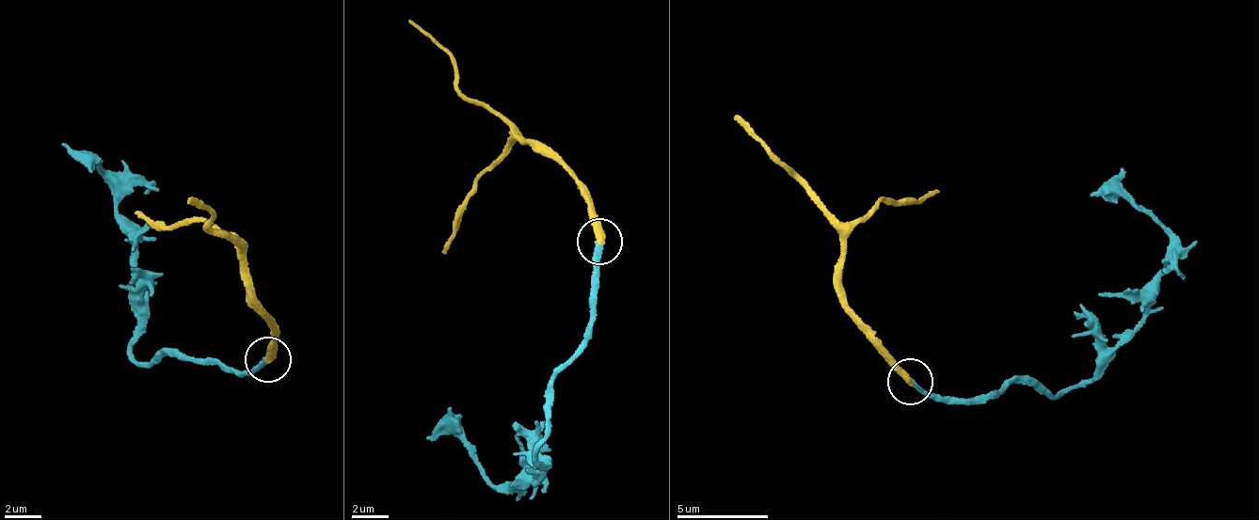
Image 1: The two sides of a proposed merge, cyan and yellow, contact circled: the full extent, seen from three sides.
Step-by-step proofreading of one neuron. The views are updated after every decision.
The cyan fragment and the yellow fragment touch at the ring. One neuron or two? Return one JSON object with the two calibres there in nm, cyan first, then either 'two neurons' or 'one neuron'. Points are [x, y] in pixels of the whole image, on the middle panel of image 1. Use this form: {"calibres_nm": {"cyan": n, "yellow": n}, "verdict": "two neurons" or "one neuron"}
{"calibres_nm": {"cyan": 280, "yellow": 400}, "verdict": "one neuron"}

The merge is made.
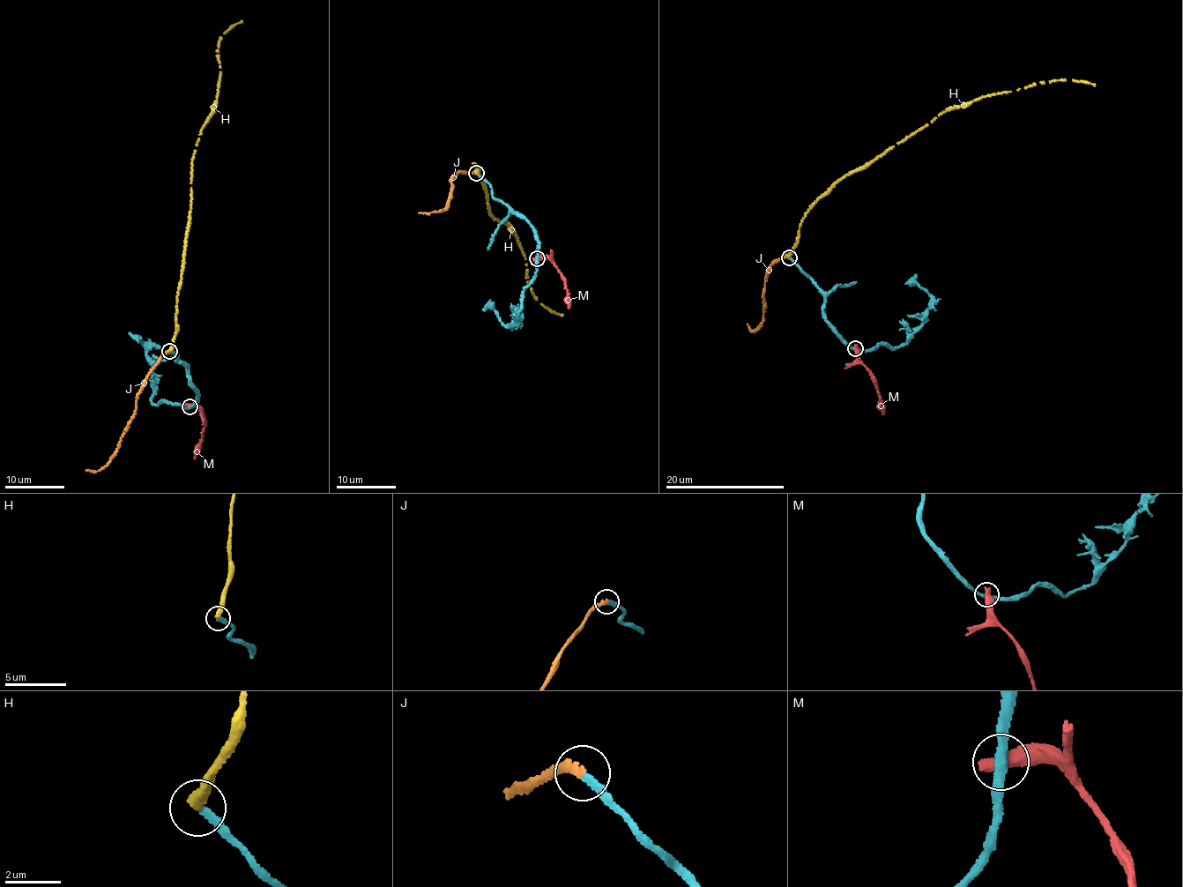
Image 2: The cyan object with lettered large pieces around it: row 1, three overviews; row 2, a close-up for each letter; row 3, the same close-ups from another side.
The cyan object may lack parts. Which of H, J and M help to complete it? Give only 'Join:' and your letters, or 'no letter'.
Join: J

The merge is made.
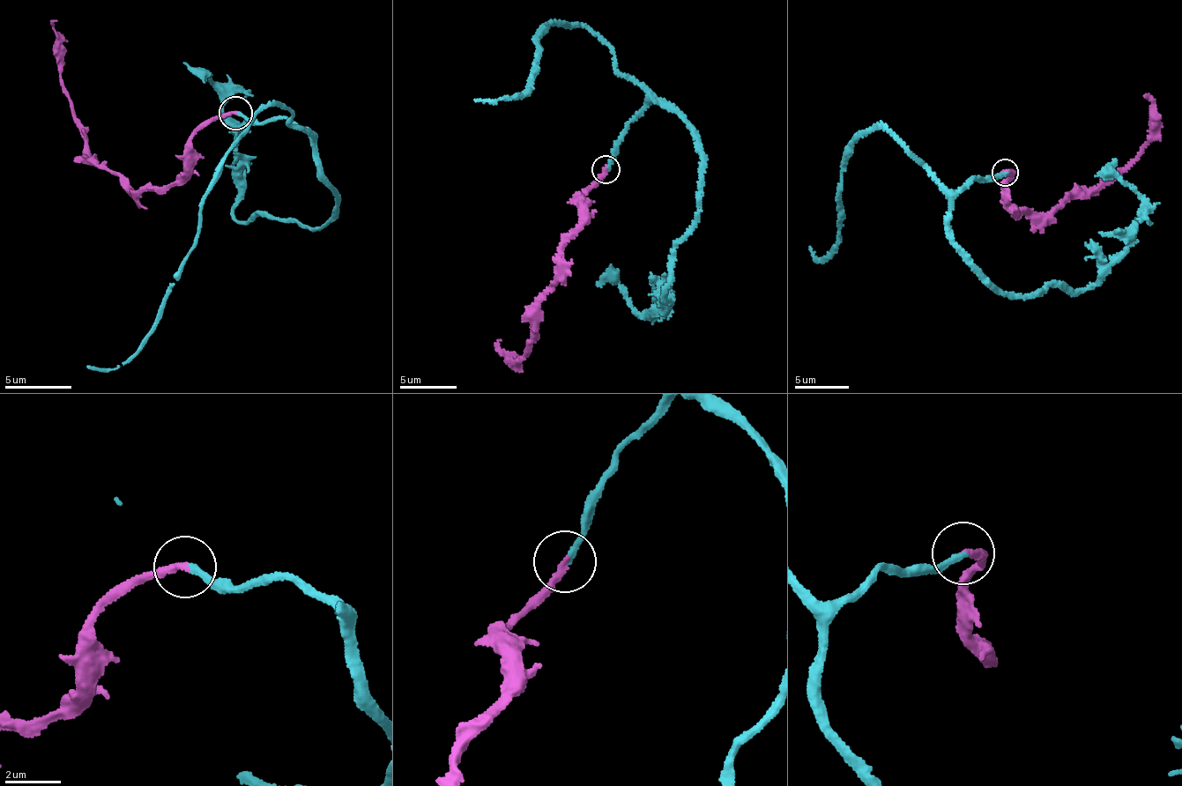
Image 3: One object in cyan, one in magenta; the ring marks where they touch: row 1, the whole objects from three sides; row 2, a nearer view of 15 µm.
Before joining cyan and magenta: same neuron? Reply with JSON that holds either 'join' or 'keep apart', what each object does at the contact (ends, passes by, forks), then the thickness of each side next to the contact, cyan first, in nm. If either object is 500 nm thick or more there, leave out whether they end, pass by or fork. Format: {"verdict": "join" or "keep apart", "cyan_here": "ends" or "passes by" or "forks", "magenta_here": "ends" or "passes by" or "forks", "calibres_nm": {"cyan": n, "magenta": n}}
{"verdict": "join", "cyan_here": "ends", "magenta_here": "ends", "calibres_nm": {"cyan": 220, "magenta": 240}}

